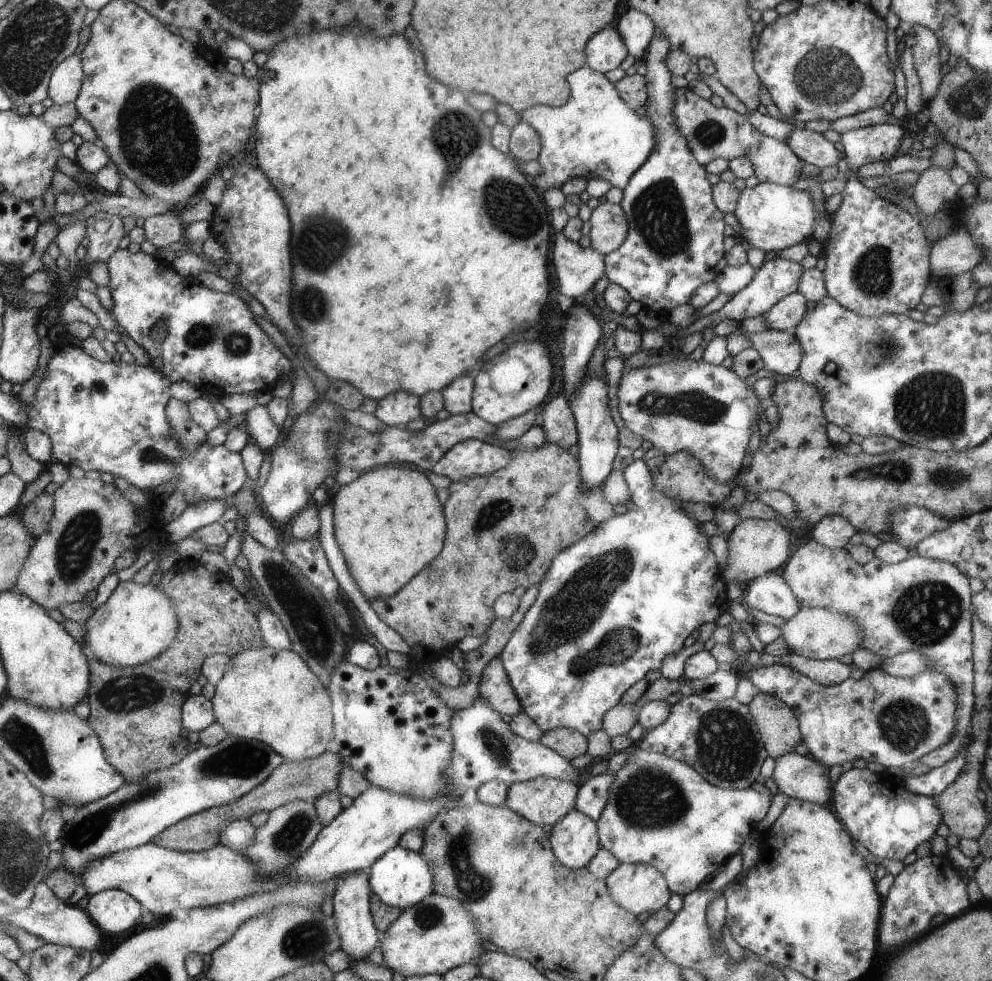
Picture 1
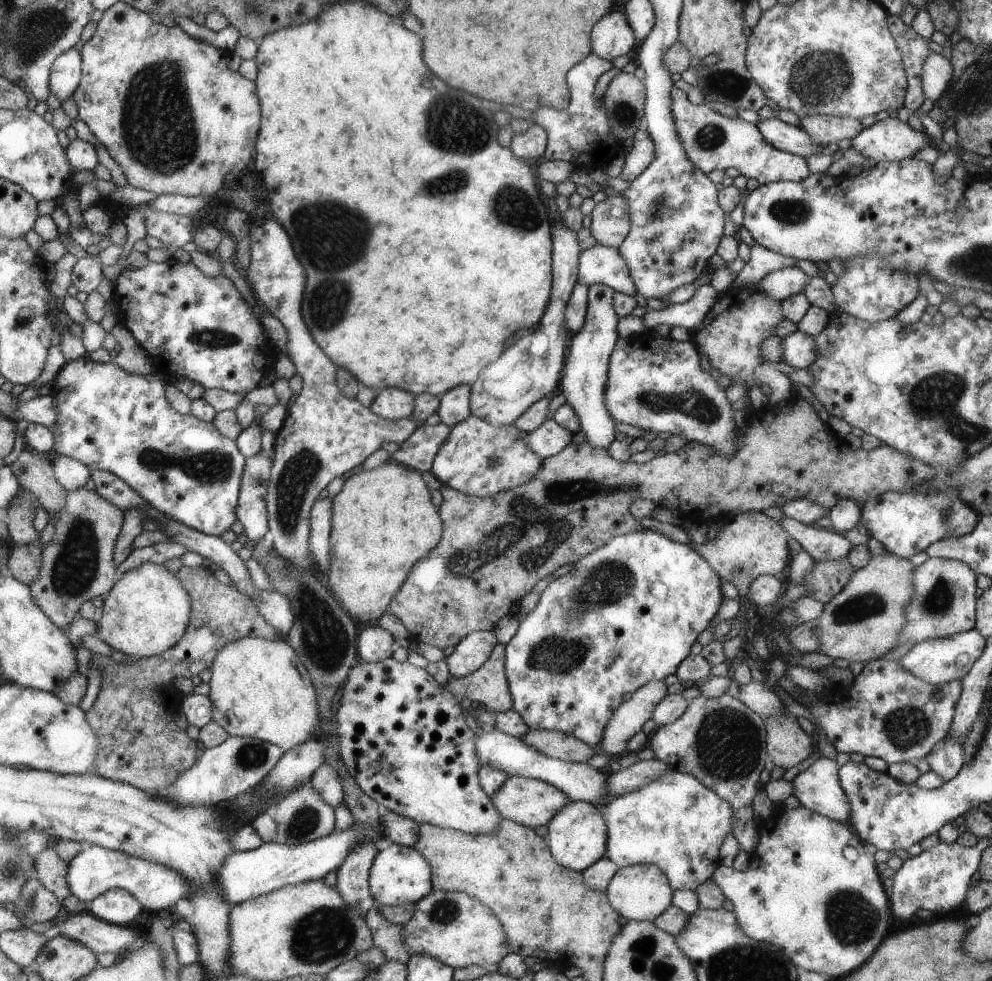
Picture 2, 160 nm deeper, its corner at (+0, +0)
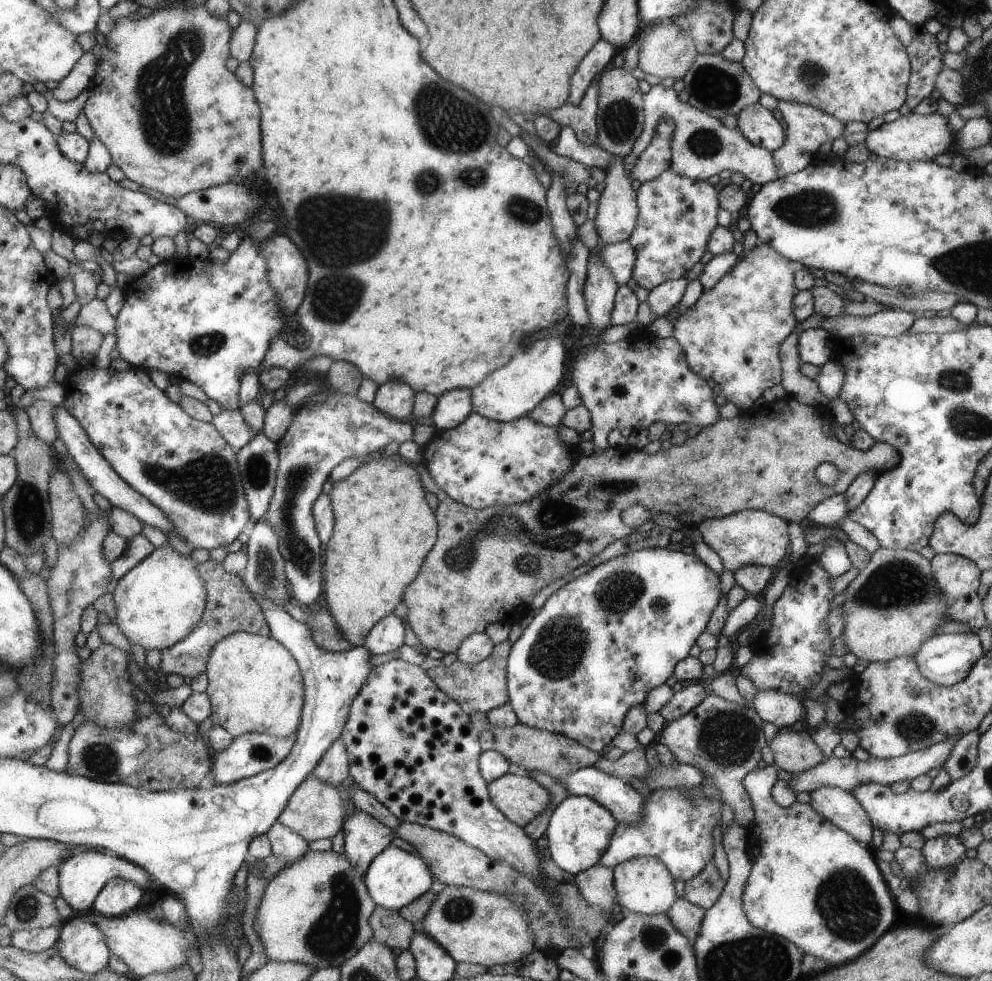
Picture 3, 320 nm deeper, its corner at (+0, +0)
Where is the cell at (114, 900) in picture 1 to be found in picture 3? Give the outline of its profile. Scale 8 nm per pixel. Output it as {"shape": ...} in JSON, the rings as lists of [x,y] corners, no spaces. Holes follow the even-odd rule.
{"shape":[[[115,877],[104,886],[94,902],[93,911],[107,917],[125,915],[134,911],[145,892],[143,887],[132,880]]]}

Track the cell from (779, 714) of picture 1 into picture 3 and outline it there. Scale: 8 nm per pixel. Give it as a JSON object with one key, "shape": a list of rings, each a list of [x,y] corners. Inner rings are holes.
{"shape":[[[804,728],[797,732],[778,729],[768,747],[774,757],[773,764],[792,775],[813,769],[824,761],[822,751]]]}

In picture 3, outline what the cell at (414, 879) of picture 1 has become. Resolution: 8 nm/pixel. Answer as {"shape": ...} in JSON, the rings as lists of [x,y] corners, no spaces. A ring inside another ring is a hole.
{"shape":[[[387,845],[365,869],[365,885],[374,904],[386,909],[399,910],[407,903],[421,897],[435,886],[430,869],[414,853],[407,853],[393,845]]]}

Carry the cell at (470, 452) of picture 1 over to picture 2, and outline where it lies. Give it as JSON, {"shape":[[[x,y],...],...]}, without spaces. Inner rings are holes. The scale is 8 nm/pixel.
{"shape":[[[470,415],[450,428],[429,471],[441,484],[481,498],[491,498],[495,493],[525,485],[538,472],[543,458],[526,445],[522,439],[524,434],[516,426],[493,426]]]}

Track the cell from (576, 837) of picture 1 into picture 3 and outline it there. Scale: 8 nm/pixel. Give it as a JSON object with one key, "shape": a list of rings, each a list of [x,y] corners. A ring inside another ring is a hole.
{"shape":[[[569,795],[553,809],[548,820],[544,832],[546,853],[561,870],[570,875],[581,873],[597,863],[599,857],[606,852],[618,823],[614,815],[595,799],[583,795]]]}

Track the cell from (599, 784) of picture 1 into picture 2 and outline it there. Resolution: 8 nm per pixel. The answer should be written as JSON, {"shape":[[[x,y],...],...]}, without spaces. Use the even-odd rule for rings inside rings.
{"shape":[[[654,758],[639,761],[615,774],[607,774],[608,795],[615,798],[633,792],[663,776],[668,768],[671,767]]]}

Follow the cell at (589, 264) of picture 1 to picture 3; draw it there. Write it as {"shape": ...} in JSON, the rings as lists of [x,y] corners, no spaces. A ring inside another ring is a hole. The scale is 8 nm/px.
{"shape":[[[625,239],[621,242],[602,246],[600,257],[606,264],[606,267],[612,272],[616,282],[619,285],[625,285],[627,280],[632,276],[636,257],[629,241]]]}

